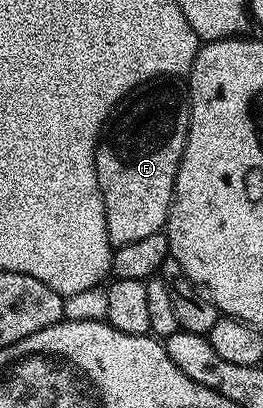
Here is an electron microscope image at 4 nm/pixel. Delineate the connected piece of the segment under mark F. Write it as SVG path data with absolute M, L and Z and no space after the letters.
M152 79L132 89L115 107L95 150L97 183L105 203L105 223L112 246L145 239L145 235L160 232L166 226L171 211L171 198L175 195L175 180L183 148L187 145L187 132L191 126L191 98L186 84L179 79Z

